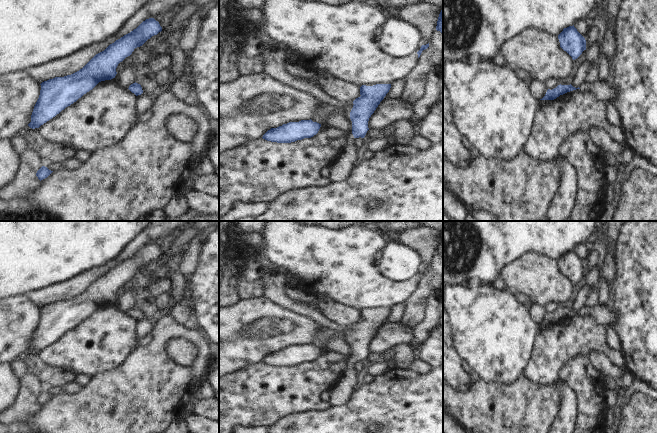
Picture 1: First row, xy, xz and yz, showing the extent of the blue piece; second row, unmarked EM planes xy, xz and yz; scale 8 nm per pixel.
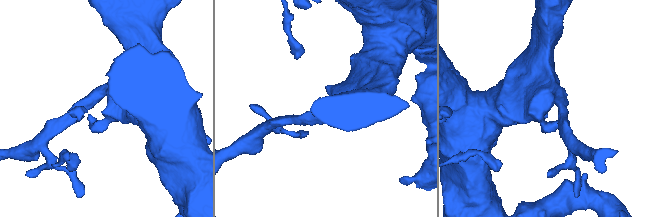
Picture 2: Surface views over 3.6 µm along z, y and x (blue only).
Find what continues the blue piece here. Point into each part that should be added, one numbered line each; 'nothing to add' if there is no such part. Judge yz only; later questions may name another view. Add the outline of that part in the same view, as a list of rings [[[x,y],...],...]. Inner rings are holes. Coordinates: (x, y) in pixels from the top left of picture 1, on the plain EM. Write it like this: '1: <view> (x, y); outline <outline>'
nothing to add

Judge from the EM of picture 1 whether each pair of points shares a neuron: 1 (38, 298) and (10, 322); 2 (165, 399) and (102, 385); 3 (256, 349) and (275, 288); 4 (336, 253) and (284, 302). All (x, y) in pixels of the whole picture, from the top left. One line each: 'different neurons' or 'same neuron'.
1: different neurons
2: same neuron
3: different neurons
4: different neurons

